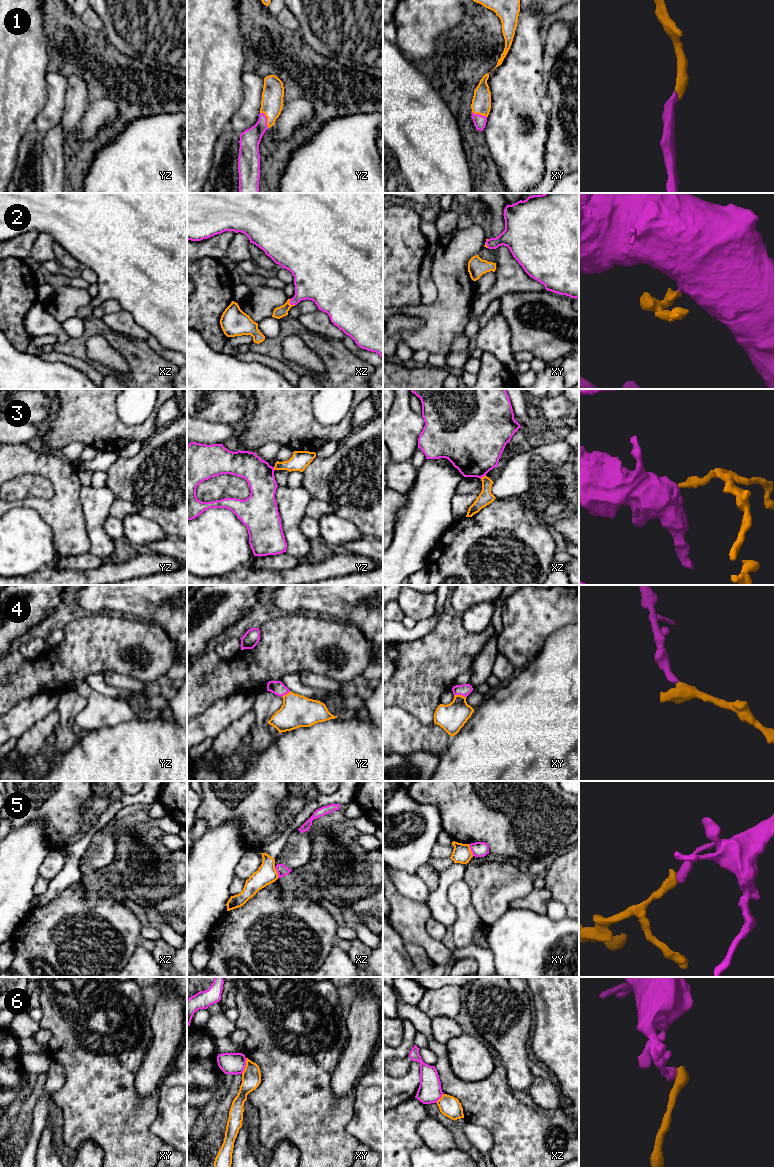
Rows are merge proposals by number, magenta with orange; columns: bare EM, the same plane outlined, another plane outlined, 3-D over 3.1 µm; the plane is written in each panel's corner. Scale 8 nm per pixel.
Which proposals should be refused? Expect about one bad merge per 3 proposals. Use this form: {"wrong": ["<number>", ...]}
{"wrong": ["3", "5", "6"]}

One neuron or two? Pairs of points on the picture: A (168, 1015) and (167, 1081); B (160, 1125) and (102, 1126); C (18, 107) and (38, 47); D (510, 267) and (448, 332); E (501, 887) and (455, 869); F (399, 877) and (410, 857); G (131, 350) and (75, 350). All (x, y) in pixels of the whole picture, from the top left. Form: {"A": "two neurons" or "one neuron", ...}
{"A": "two neurons", "B": "two neurons", "C": "one neuron", "D": "two neurons", "E": "two neurons", "F": "two neurons", "G": "one neuron"}

